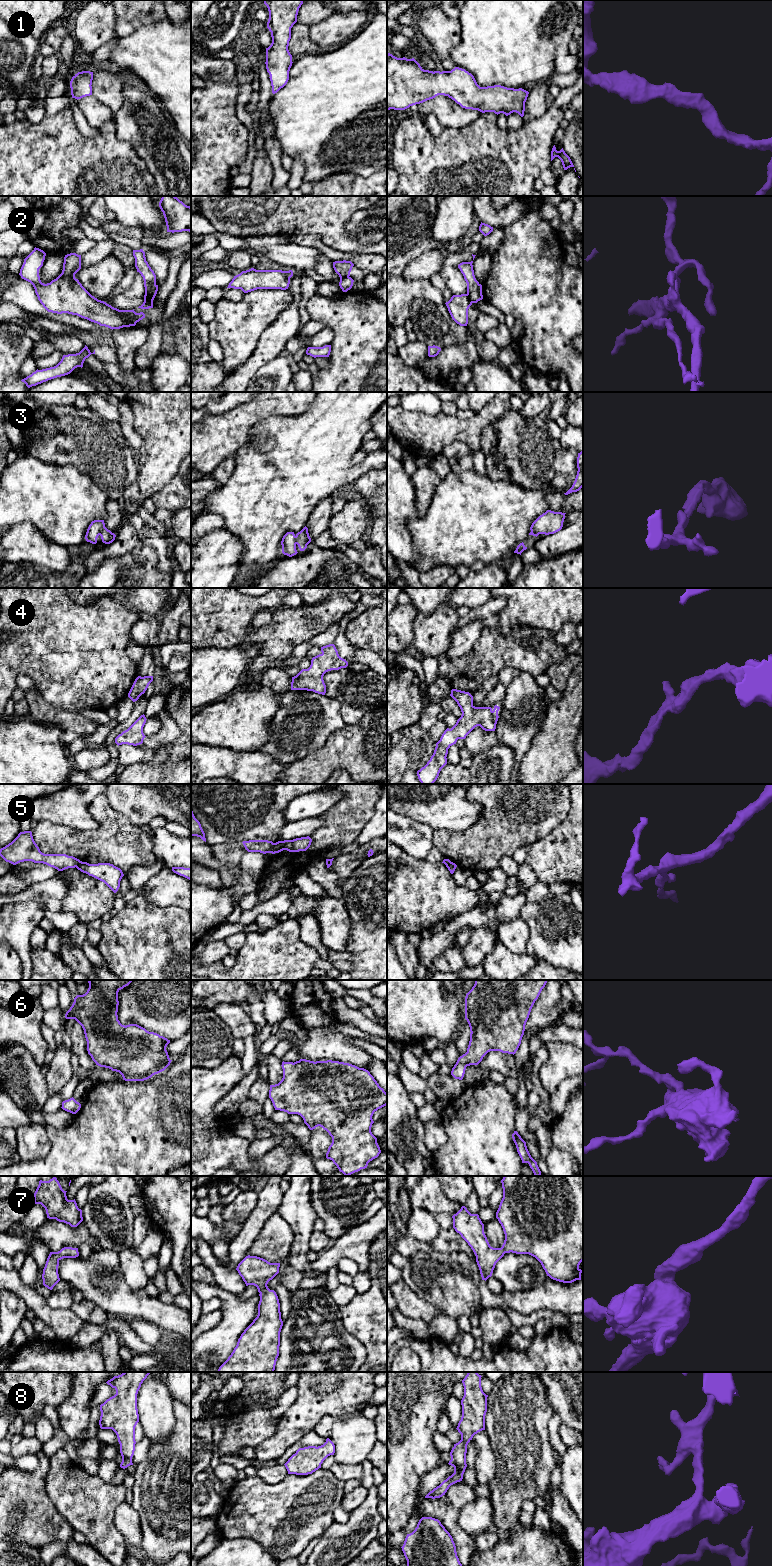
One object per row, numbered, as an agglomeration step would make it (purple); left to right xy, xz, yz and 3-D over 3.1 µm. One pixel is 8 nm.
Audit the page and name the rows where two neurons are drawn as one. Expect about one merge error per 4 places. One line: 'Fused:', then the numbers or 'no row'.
Fused: 2, 5

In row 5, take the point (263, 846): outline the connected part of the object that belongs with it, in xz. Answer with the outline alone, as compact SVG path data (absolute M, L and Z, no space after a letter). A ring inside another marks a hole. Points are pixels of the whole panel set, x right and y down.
M249 840L242 842L248 852L270 853L274 843L268 840Z

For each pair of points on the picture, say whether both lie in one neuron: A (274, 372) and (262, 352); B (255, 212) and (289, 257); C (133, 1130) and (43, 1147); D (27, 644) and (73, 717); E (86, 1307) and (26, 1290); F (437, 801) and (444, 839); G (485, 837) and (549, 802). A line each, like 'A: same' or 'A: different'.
A: different
B: different
C: different
D: different
E: different
F: different
G: same

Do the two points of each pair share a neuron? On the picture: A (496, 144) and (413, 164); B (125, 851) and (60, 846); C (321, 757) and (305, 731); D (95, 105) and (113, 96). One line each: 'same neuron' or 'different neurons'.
A: same neuron
B: same neuron
C: different neurons
D: different neurons

